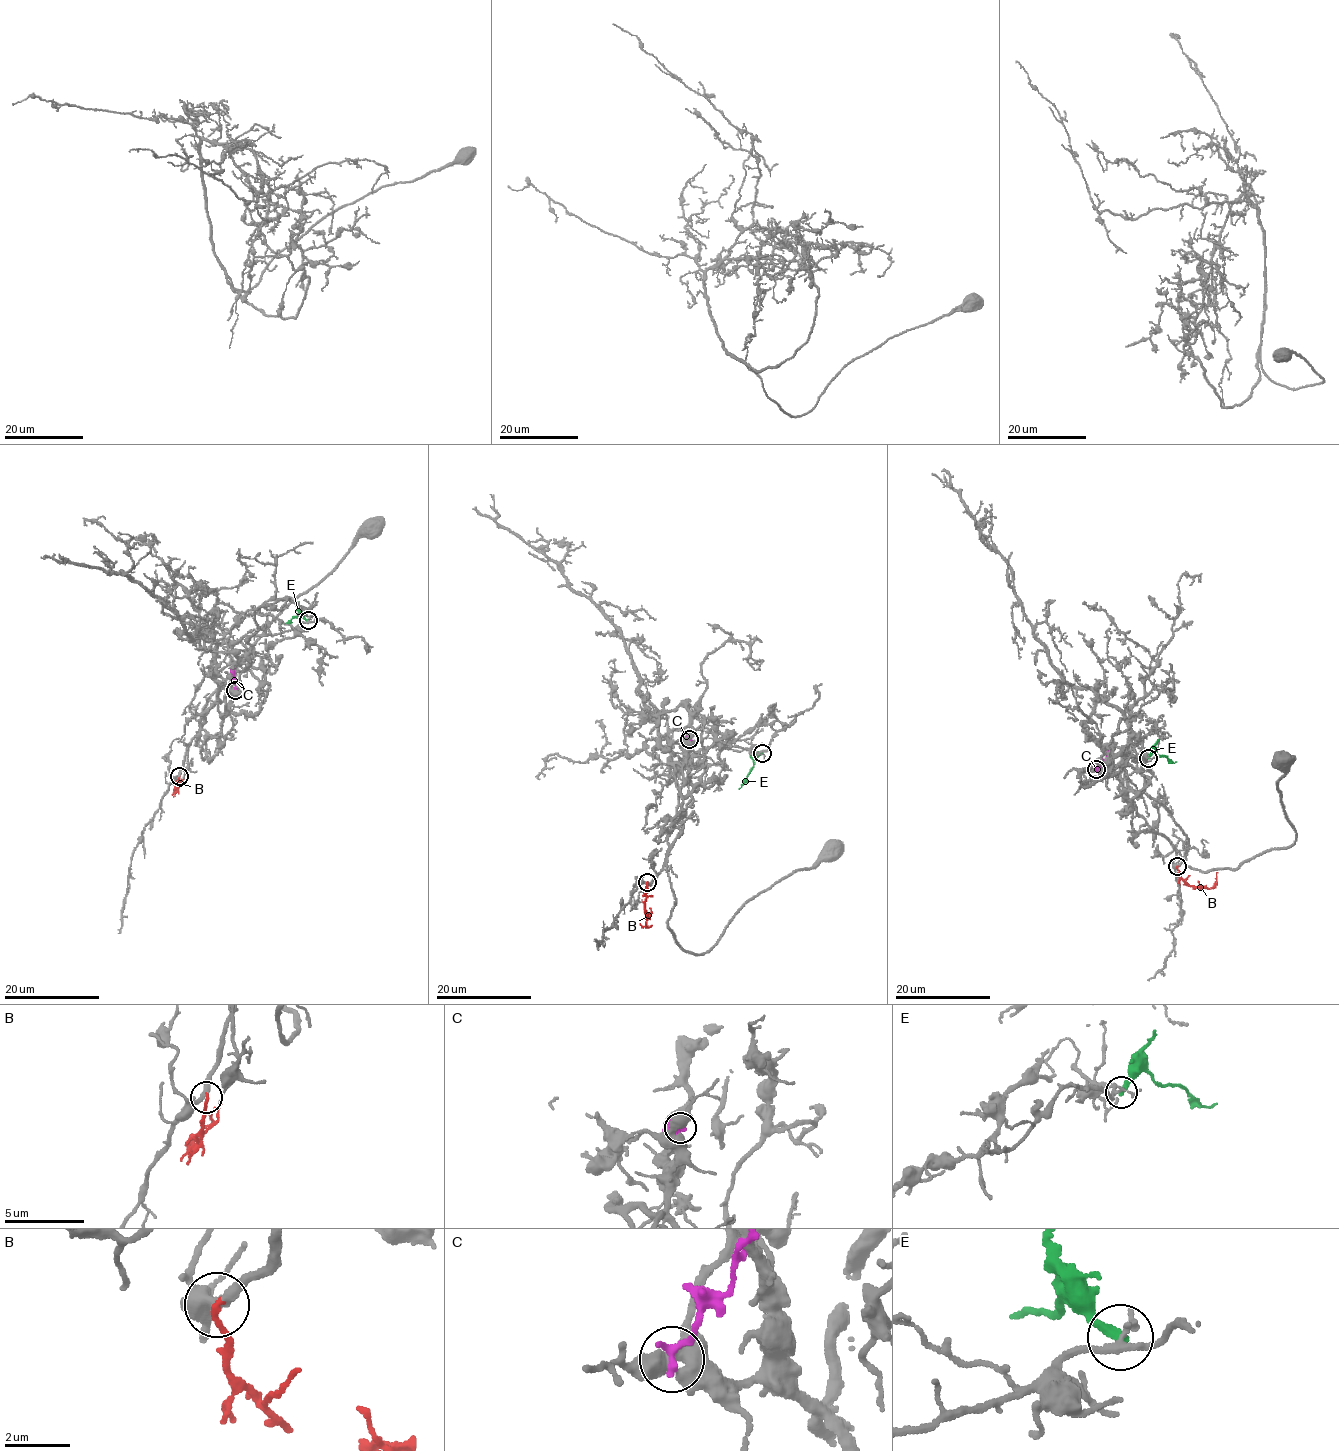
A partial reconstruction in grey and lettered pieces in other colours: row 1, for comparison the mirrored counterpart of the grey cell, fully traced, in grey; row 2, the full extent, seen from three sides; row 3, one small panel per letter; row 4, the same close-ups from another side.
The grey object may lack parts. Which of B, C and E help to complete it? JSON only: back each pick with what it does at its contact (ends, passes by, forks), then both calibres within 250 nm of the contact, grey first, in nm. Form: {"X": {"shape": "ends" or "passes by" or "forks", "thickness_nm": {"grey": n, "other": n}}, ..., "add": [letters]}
{"B": {"shape": "ends", "thickness_nm": {"grey": 280, "other": 200}}, "add": ["B"]}

